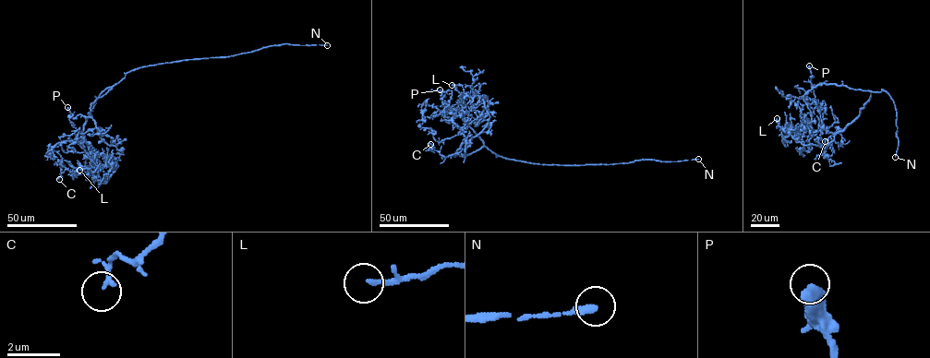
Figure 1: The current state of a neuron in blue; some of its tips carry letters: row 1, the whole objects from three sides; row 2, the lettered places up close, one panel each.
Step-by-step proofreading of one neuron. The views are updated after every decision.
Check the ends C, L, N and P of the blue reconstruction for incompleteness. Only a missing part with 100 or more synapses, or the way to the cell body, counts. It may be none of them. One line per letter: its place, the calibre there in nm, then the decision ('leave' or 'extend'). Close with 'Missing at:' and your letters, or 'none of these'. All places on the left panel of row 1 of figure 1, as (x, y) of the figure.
C: place (59, 179); calibre 130 nm; leave
L: place (79, 170); calibre 160 nm; leave
N: place (327, 45); calibre 240 nm; extend
P: place (67, 107); calibre 600 nm; leave
Missing at: N

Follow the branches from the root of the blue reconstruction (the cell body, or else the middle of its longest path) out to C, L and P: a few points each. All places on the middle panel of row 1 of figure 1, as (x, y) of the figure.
C: (491, 150), (483, 147), (455, 156), (464, 142), (461, 151), (444, 157), (428, 149), (430, 144)
L: (491, 150), (483, 147), (453, 155), (480, 133), (489, 114), (484, 98), (452, 85)
P: (491, 150), (463, 117), (463, 101), (468, 94), (465, 106), (450, 109), (440, 89)

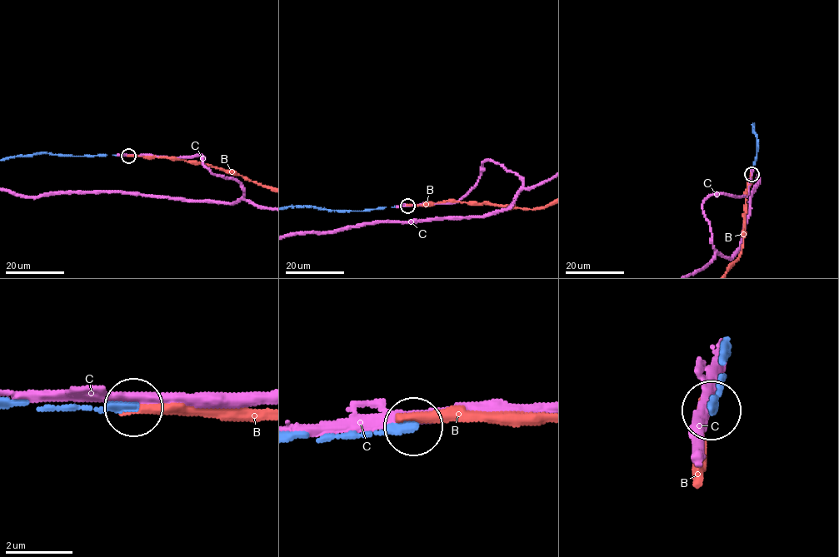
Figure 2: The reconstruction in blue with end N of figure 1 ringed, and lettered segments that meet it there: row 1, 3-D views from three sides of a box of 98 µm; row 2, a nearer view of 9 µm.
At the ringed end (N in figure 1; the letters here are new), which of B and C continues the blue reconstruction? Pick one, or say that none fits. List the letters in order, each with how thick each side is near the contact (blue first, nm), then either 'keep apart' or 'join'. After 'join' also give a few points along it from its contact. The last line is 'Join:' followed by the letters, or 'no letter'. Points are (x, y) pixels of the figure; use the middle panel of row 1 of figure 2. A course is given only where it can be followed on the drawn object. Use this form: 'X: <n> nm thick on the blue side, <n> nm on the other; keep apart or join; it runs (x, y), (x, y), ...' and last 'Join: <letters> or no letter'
B: 240 nm thick on the blue side, 300 nm on the other; keep apart
C: 240 nm thick on the blue side, 340 nm on the other; keep apart
Join: no letter

